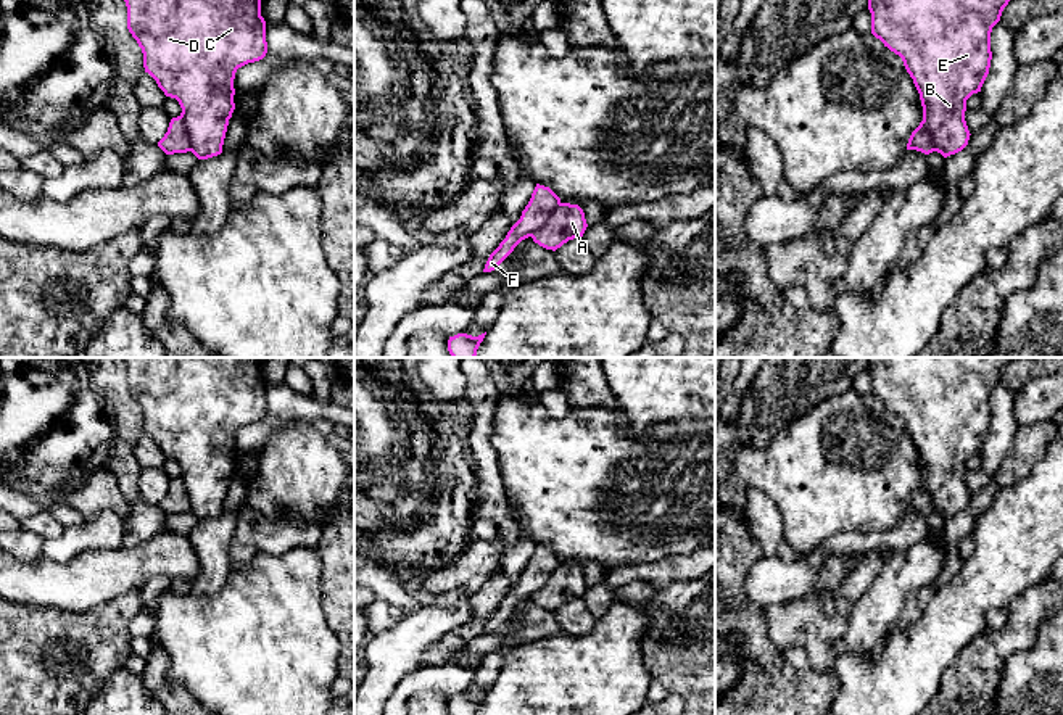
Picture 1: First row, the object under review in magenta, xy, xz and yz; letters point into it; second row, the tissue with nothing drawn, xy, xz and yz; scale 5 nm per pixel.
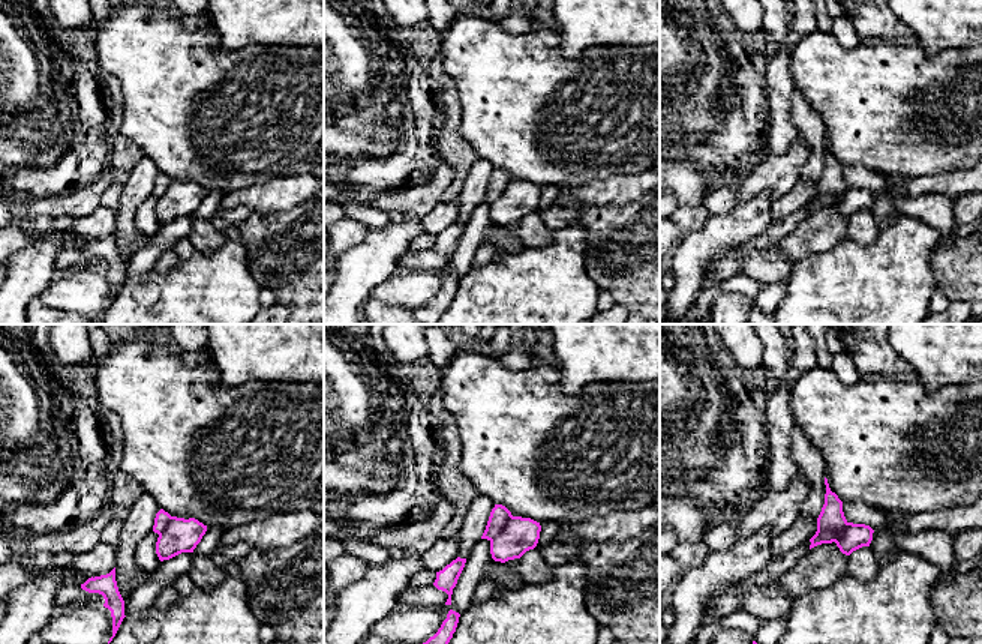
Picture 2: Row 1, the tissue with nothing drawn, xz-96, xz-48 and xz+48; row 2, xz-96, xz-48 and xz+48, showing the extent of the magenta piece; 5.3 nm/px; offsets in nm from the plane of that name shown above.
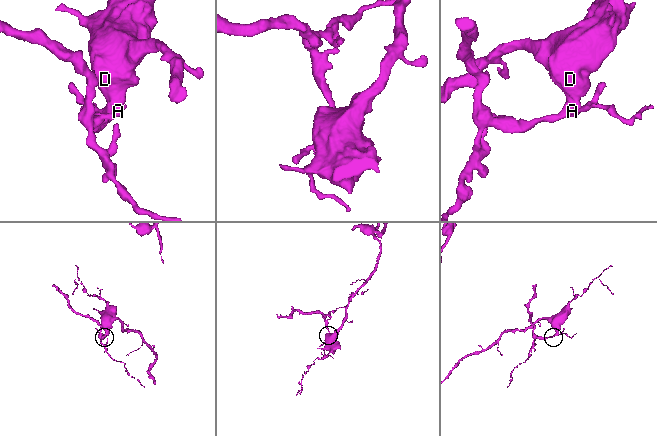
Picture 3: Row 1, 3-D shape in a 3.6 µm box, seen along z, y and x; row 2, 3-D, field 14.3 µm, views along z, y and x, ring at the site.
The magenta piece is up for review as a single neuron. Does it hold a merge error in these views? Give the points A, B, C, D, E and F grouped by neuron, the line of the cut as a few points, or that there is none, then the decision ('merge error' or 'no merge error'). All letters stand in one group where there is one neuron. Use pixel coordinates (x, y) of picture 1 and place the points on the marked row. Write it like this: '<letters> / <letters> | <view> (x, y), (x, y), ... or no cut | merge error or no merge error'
A B C D E / F | xy (181, 115), (192, 150) | merge error

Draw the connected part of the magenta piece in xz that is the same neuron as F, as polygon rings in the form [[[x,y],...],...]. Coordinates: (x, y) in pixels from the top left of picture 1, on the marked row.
[[[536,184],[520,219],[511,227],[506,238],[490,254],[483,272],[494,271],[522,240],[532,237],[548,222],[559,205],[560,198],[549,187]]]

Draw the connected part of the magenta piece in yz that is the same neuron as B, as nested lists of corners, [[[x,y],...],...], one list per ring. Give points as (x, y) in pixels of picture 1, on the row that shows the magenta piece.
[[[868,0],[871,34],[899,55],[920,93],[923,124],[944,158],[970,140],[966,100],[981,92],[989,74],[991,32],[1010,0]]]

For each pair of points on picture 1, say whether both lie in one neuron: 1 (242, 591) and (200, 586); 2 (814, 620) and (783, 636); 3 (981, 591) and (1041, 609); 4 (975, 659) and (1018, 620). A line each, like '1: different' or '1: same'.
1: different
2: same
3: different
4: same

